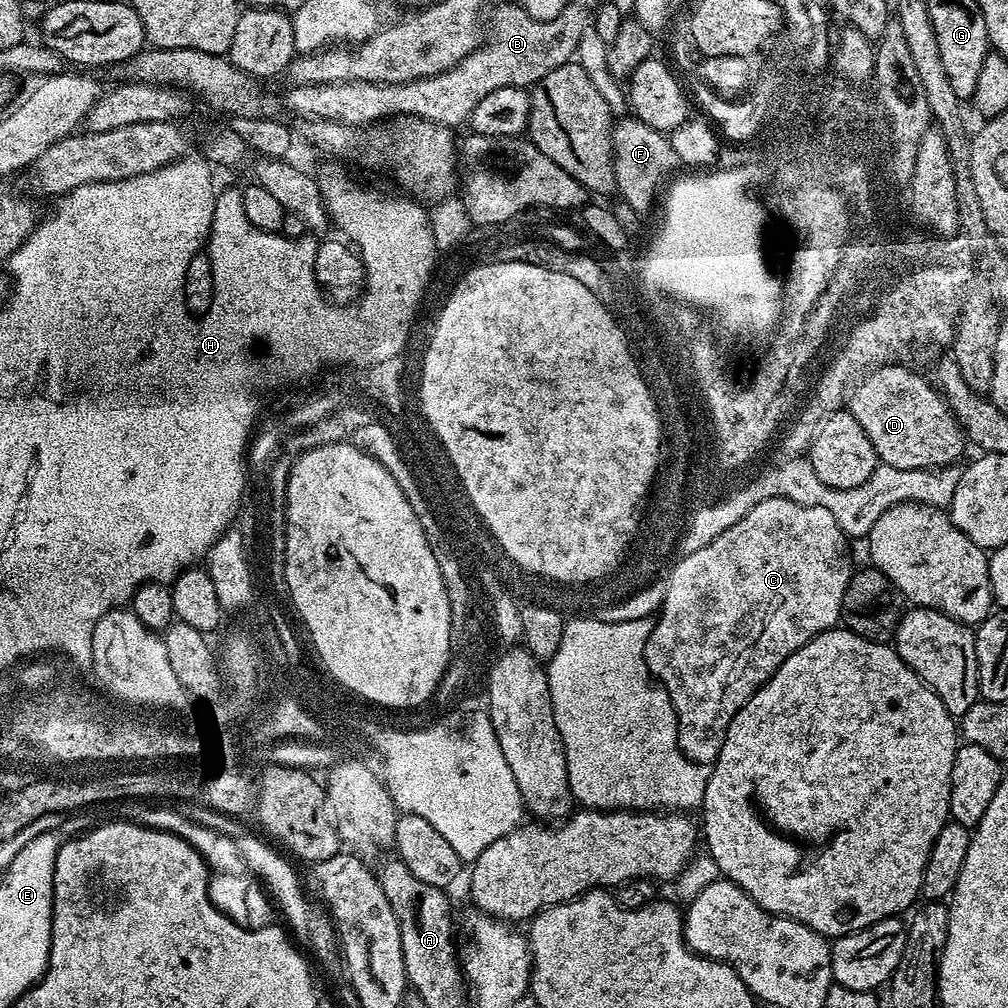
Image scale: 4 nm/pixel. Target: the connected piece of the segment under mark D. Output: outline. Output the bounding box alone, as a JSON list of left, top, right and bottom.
[846,362,966,470]

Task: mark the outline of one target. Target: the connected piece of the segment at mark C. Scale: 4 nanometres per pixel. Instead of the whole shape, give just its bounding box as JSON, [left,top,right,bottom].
[644,497,850,766]

